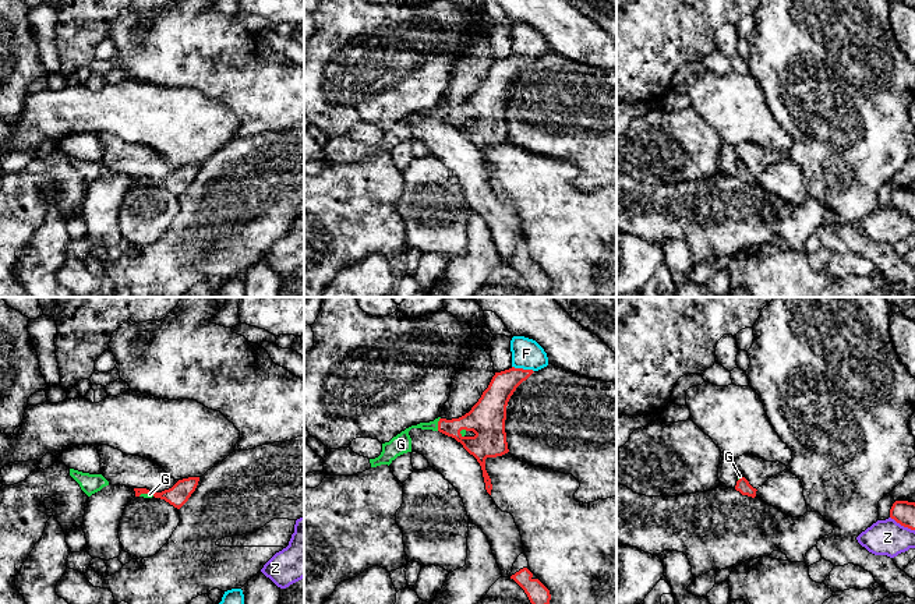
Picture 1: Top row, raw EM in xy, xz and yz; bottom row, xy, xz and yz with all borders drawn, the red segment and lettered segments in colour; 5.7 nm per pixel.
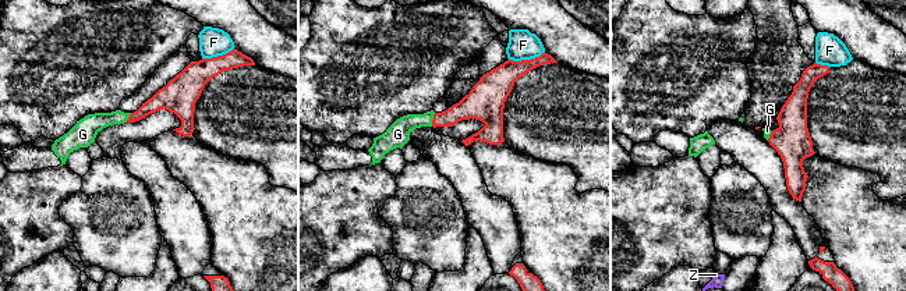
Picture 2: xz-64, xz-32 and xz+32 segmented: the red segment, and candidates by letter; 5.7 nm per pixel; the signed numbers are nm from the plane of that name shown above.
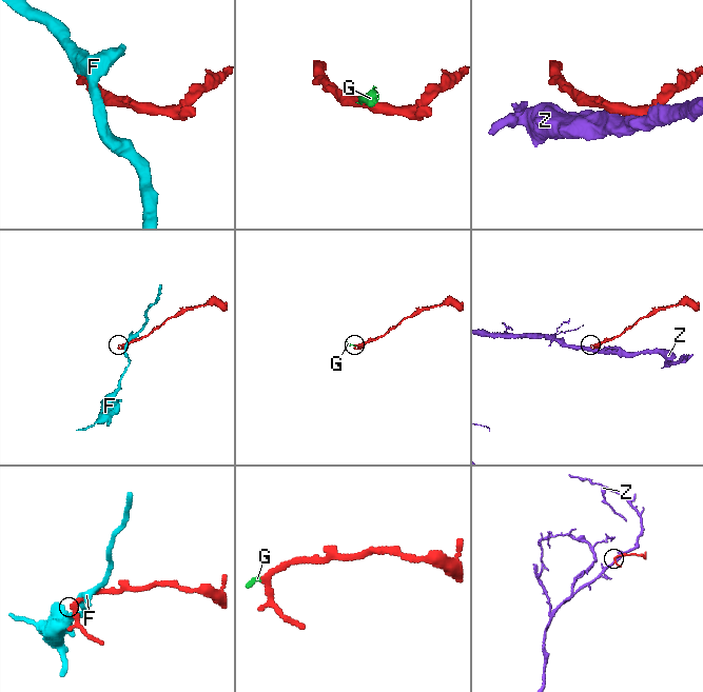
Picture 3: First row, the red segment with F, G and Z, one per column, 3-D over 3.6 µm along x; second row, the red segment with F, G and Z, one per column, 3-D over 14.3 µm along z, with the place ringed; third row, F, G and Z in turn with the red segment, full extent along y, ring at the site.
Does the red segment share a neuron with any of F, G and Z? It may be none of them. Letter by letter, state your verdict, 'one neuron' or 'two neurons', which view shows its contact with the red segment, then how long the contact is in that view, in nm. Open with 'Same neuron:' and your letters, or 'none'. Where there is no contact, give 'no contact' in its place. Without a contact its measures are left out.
Same neuron: G
F: two neurons; contact in xz; length 130 nm
G: one neuron; contact in xz; length 80 nm
Z: two neurons; contact in yz; length 170 nm

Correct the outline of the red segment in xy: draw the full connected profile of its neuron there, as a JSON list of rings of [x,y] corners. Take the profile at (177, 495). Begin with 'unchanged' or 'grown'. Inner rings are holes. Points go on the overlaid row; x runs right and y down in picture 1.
grown; [[[188,477],[179,480],[172,488],[165,490],[162,492],[152,492],[146,488],[134,488],[135,497],[144,498],[160,498],[180,509],[191,497],[198,485],[199,477]]]

